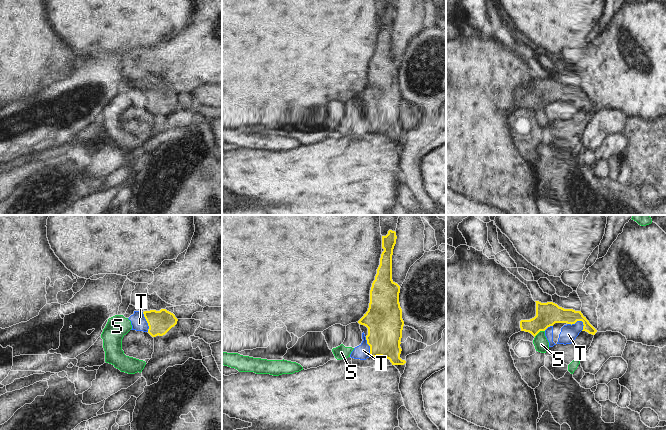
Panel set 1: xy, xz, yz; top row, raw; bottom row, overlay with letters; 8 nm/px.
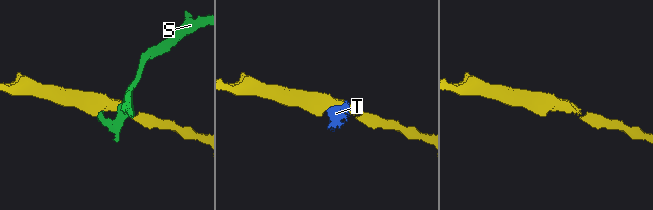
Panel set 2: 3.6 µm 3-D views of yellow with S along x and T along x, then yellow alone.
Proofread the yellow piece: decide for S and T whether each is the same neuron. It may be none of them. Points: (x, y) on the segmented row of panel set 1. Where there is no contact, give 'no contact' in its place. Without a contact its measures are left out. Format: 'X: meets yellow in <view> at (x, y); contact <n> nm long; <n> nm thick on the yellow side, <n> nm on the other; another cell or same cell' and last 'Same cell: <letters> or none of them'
S: meets yellow in yz at (539, 331); contact 100 nm long; 190 nm thick on the yellow side, 120 nm on the other; another cell
T: meets yellow in yz at (576, 321); contact 140 nm long; 190 nm thick on the yellow side, 140 nm on the other; another cell
Same cell: none of them

